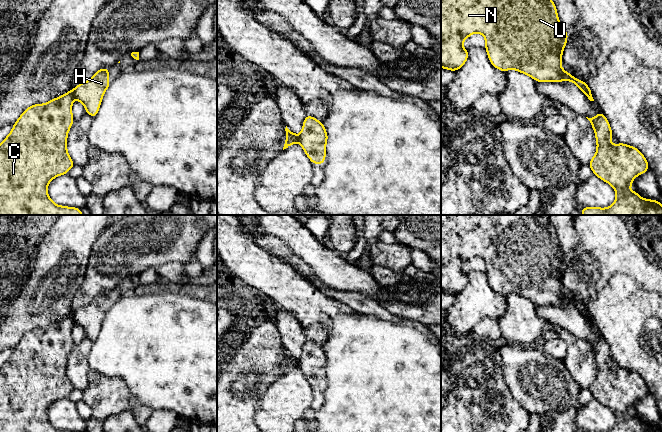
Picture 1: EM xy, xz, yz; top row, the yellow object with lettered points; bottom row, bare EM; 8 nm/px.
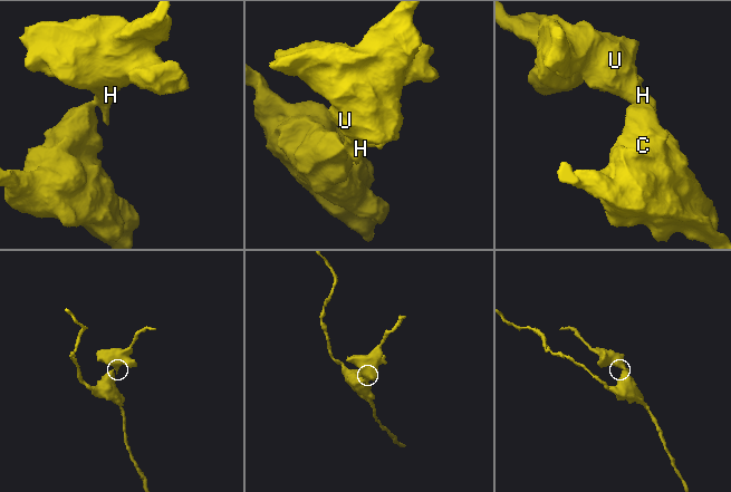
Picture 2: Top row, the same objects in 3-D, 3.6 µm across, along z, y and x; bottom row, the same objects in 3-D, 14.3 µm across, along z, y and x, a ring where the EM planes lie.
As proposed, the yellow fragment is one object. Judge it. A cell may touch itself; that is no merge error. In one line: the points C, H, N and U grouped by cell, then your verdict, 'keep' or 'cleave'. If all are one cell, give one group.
C / H N U | cleave

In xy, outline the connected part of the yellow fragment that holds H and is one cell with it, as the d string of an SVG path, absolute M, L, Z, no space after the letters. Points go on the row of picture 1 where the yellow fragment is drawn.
M102 68L90 80L80 83L71 92L74 99L79 100L84 105L86 113L93 118L97 115L103 95L109 86L108 68Z

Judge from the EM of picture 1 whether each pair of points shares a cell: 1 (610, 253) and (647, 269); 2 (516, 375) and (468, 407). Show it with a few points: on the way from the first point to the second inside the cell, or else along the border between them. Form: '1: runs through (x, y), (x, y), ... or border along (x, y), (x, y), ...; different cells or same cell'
1: runs through (619, 253), (631, 259), (638, 266); same cell
2: border along (500, 358), (503, 377), (509, 391), (519, 401); different cells

